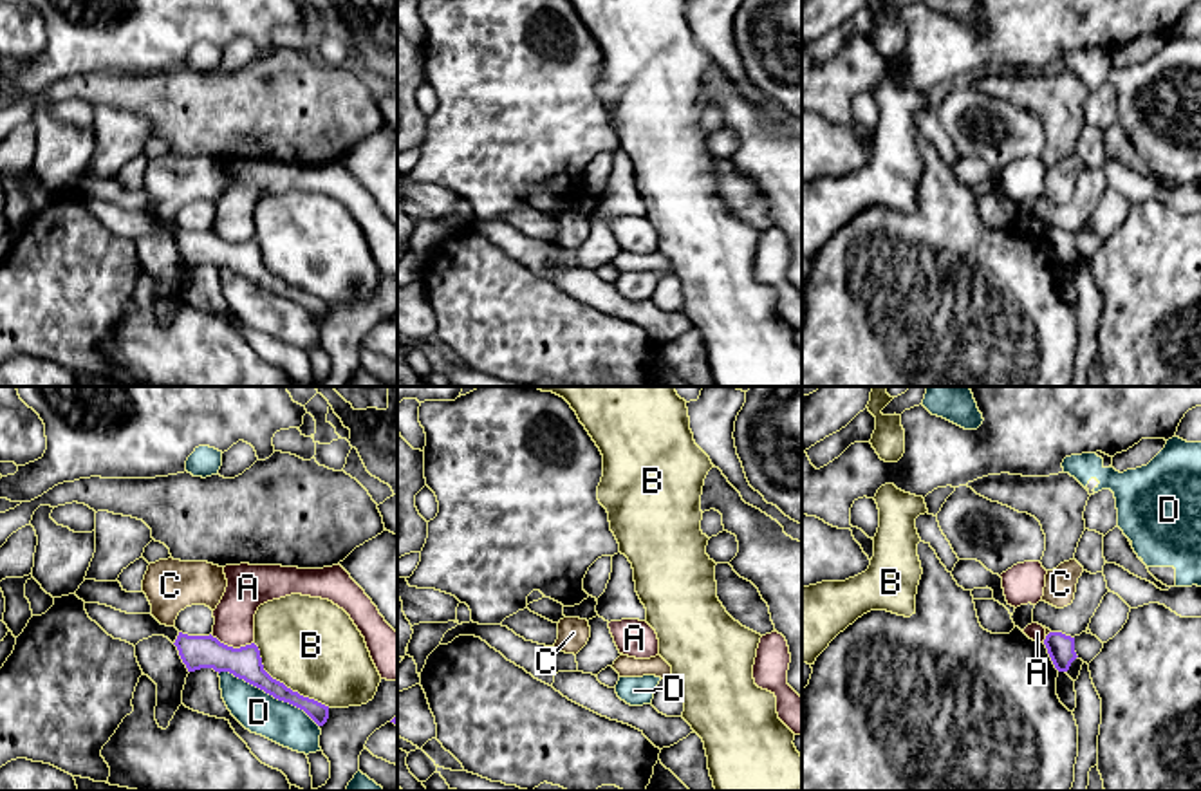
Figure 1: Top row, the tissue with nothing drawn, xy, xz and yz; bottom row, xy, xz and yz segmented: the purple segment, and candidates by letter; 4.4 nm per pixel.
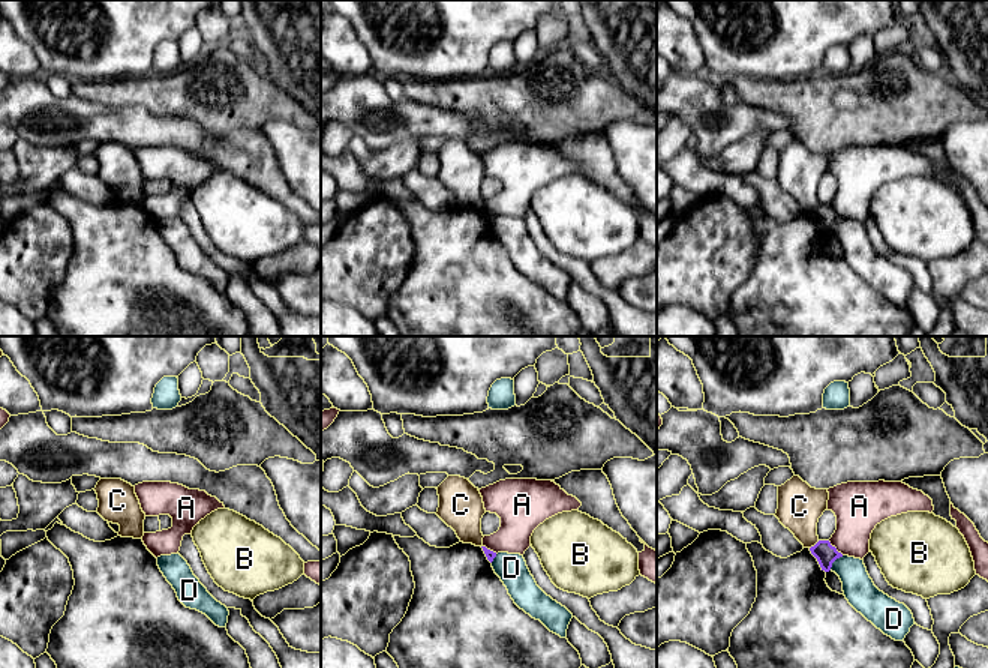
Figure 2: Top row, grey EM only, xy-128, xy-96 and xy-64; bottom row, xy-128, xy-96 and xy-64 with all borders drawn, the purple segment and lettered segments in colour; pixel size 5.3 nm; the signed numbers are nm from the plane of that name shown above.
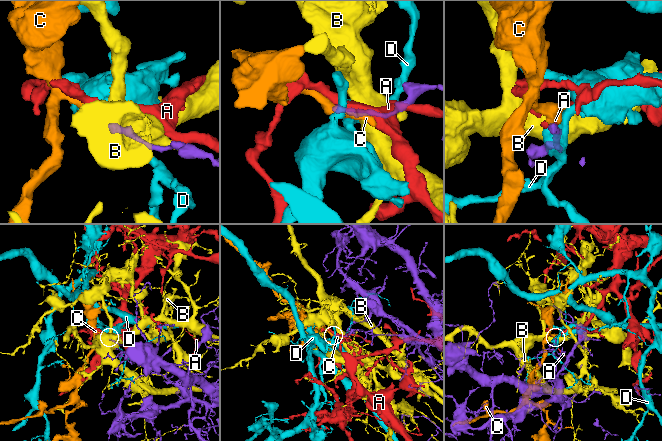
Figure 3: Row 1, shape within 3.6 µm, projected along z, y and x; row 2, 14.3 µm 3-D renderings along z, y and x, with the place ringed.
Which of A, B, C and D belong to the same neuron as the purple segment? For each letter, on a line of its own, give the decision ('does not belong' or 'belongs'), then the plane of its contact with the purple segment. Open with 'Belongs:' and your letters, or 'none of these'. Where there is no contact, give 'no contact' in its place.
Belongs: none of these
A: does not belong | xy
B: does not belong | xy
C: does not belong | yz
D: does not belong | xy

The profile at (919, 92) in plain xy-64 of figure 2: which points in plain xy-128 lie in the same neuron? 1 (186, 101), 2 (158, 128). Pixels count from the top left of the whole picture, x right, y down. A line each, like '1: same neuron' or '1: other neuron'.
1: same neuron
2: other neuron

